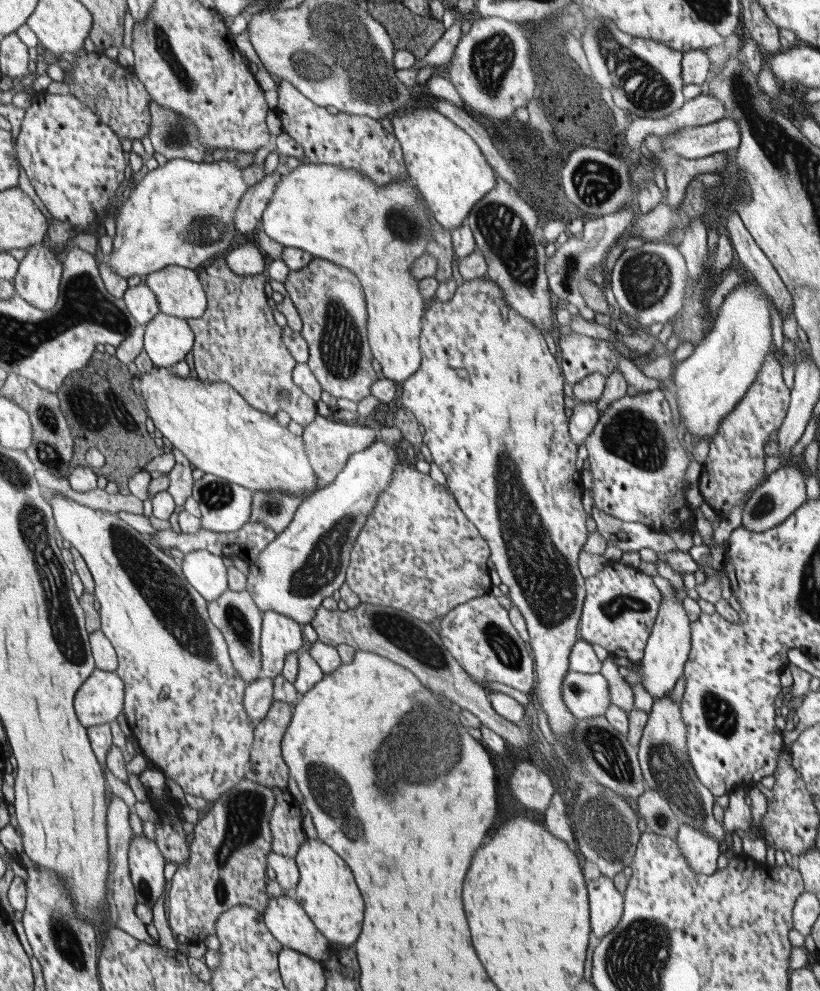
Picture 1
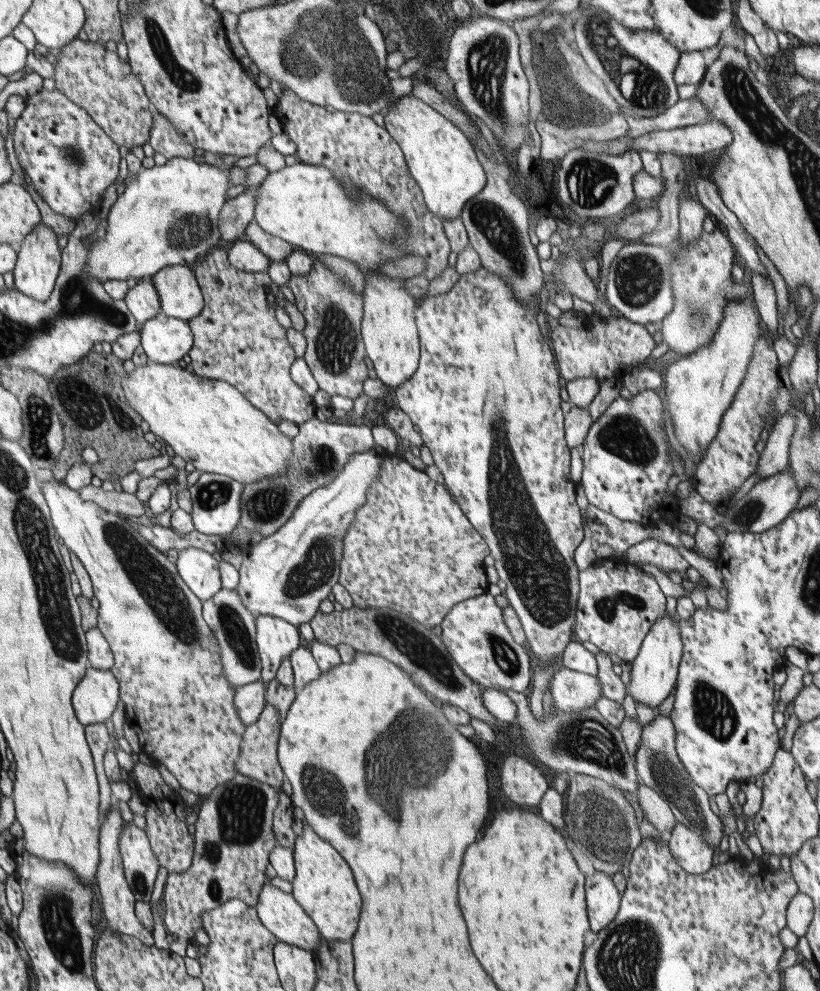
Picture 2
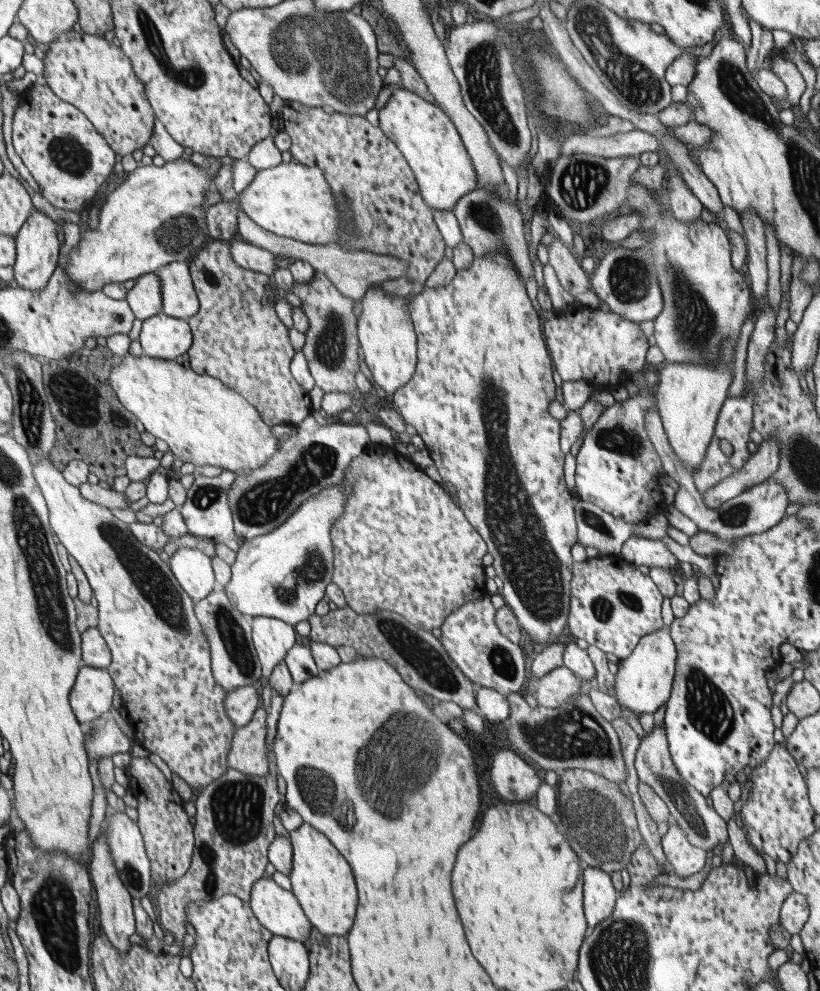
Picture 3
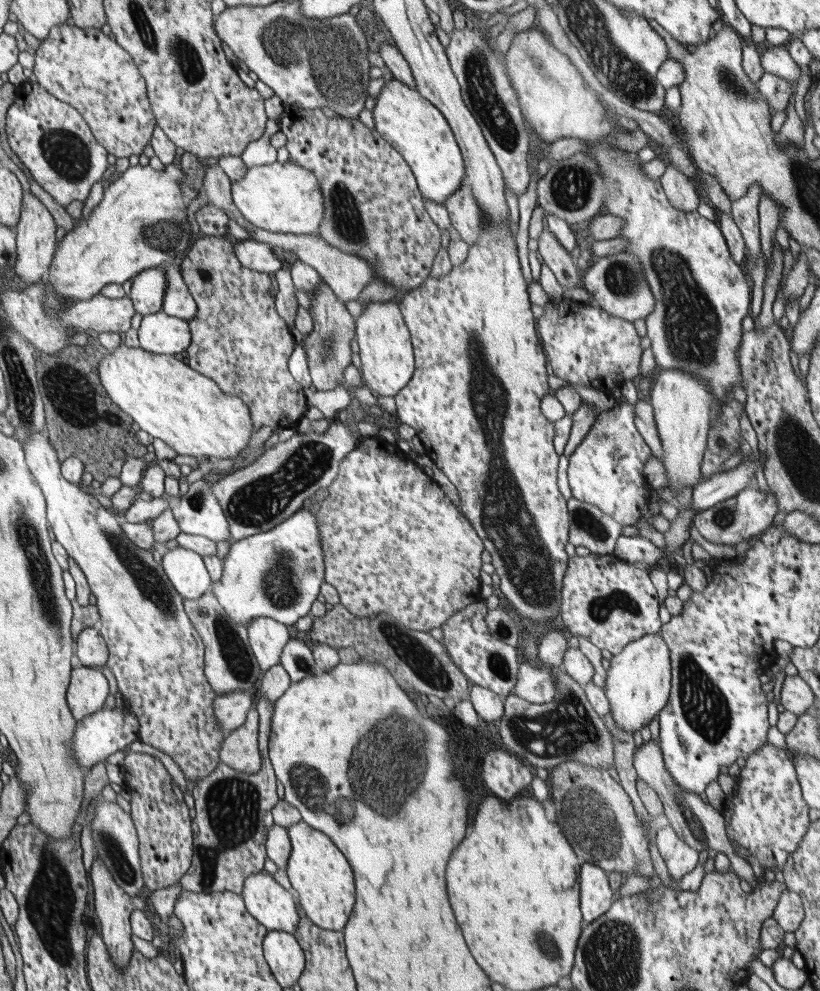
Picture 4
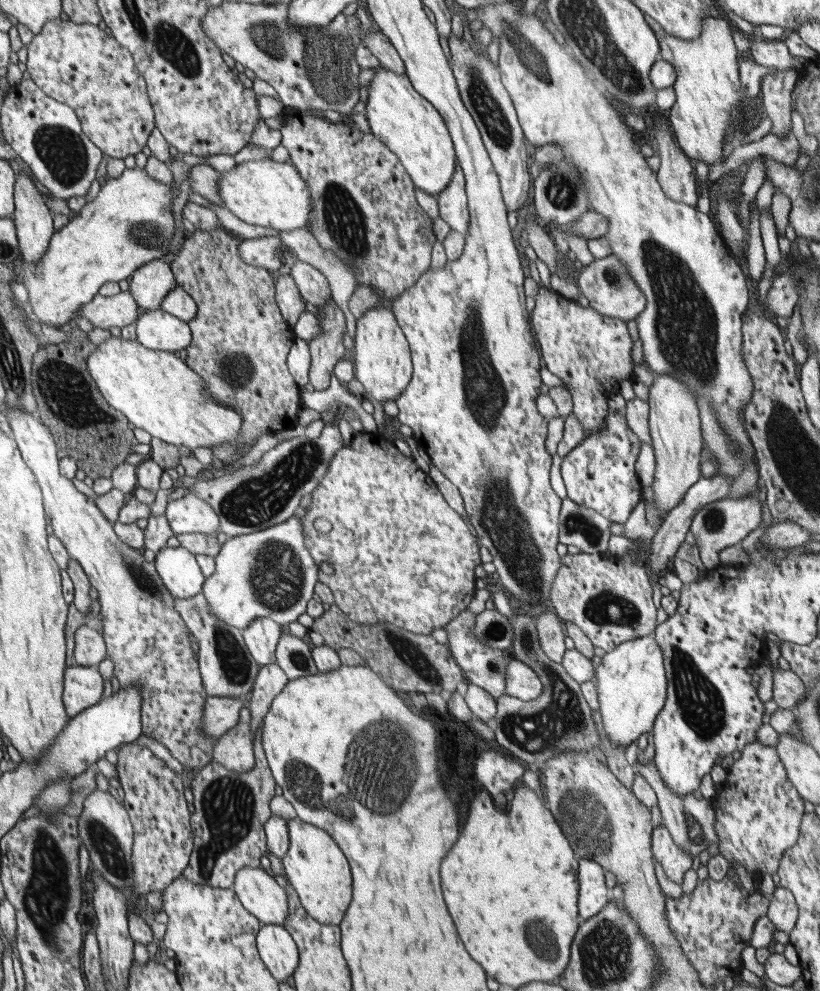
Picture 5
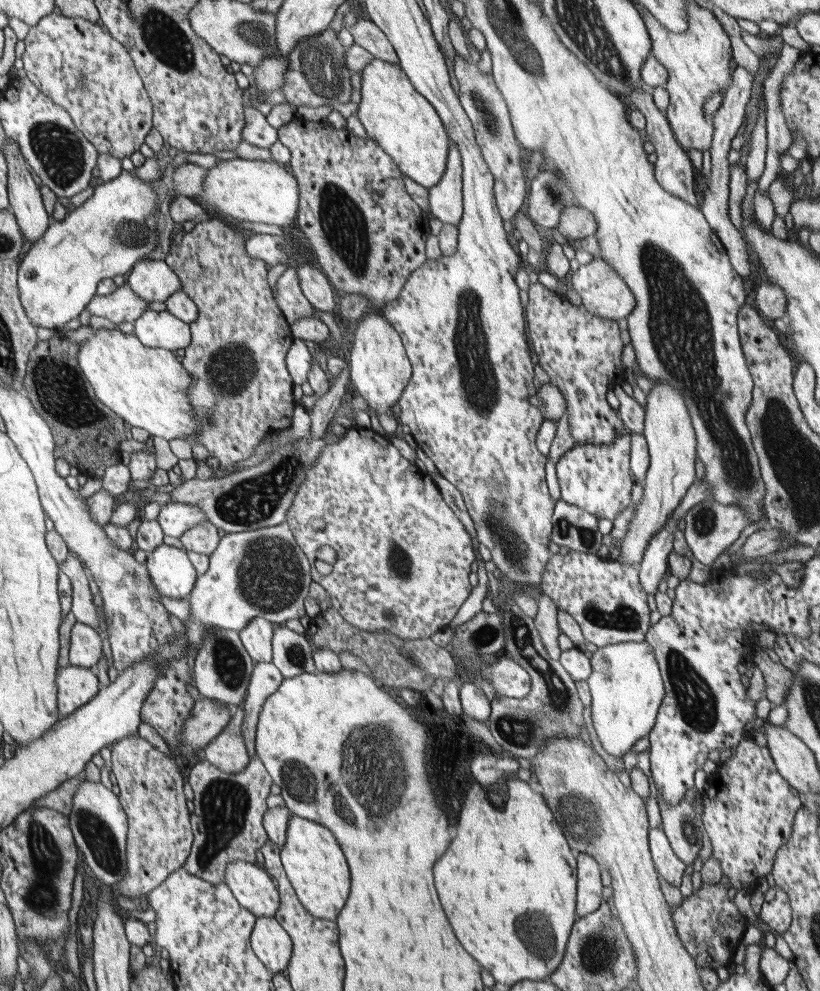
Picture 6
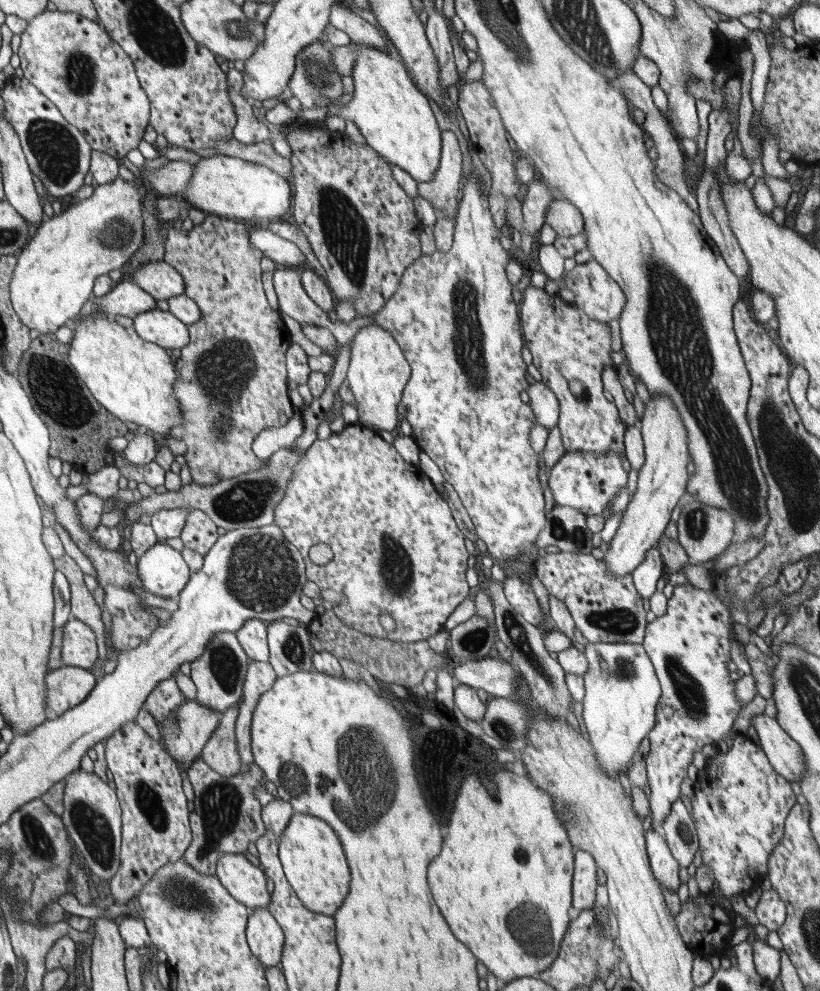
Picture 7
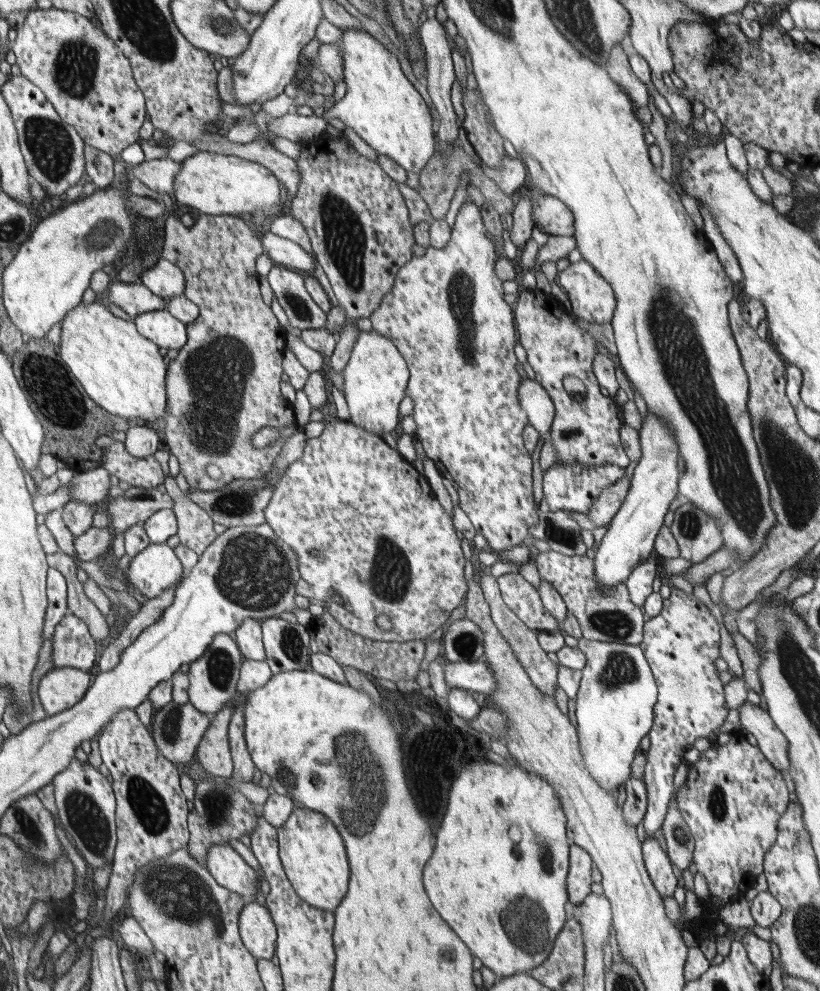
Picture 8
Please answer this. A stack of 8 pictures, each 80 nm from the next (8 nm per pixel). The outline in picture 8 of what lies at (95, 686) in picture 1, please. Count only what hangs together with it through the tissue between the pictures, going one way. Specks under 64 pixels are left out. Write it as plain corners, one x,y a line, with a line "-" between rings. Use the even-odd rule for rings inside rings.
62,667
53,668
43,677
37,692
42,706
52,716
82,701
90,687
90,672

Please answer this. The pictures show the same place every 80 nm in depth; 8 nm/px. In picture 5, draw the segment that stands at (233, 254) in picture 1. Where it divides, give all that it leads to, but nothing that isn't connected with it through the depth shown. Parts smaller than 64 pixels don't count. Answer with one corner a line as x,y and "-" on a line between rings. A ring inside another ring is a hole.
263,236
255,239
244,239
241,245
241,255
244,261
252,266
264,266
266,270
280,269
282,260
274,256
274,247
278,244
272,236

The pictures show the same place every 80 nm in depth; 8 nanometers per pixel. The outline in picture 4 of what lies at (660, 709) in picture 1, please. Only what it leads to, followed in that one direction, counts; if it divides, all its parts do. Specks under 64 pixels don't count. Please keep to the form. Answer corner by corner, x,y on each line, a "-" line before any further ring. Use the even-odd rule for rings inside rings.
650,739
648,742
642,743
642,746
635,751
633,757
633,766
636,769
637,776
642,779
648,786
651,786
663,802
664,814
667,816
670,826
689,844
694,850
702,852
702,850
717,850
728,856
731,862
731,869
743,879
751,889
754,890
758,886
757,877
751,865
742,858
734,850
732,843
727,835
724,816
721,811
716,810
710,803
704,802
699,794
683,789
671,777
666,768
664,758
662,758
662,748
658,742

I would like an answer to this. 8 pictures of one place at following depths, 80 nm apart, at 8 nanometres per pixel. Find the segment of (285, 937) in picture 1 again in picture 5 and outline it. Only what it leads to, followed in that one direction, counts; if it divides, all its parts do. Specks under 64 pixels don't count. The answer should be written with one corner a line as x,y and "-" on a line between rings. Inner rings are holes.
245,866
239,869
232,890
262,924
284,926
290,913
290,900
274,876
262,867

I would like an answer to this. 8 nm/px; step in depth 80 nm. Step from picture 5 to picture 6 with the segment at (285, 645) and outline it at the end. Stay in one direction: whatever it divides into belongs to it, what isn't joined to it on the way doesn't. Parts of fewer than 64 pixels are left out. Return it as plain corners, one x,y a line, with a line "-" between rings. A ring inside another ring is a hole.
284,624
275,629
272,636
274,647
273,662
284,679
317,672
312,656
312,642
308,634
299,634
289,630

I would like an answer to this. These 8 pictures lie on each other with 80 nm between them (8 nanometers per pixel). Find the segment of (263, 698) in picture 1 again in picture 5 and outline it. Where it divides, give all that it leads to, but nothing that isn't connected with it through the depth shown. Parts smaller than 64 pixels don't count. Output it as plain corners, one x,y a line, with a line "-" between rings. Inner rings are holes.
207,697
204,705
203,731
213,739
218,739
239,724
245,698

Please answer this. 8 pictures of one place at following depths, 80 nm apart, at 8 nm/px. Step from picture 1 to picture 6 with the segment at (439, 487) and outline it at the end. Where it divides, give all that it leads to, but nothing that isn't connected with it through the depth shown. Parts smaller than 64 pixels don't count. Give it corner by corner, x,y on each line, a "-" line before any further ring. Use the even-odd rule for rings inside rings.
356,426
348,429
340,441
327,444
323,448
317,462
309,468
305,481
297,490
293,503
287,508
285,521
292,527
293,535
311,562
311,575
314,582
321,584
332,596
329,605
334,607
338,614
344,614
344,619
360,630
390,632
404,640
430,639
436,630
441,631
454,618
454,614
460,610
464,600
470,596
472,584
470,584
468,576
470,576
470,564
476,560
476,556
472,552
474,550
472,538
466,532
466,528
462,526
462,522
456,518
456,514
446,506
446,502
442,500
436,484
434,484
434,492
430,492
432,486
428,486
426,480
428,480
428,476
422,472
422,468
418,468
418,464
414,466
412,462
408,462
386,440
386,436
382,438
379,433
372,432
371,428
364,429
-
322,546
330,546
337,552
332,573
328,575
322,575
314,566
314,562
317,560
316,551
320,550

